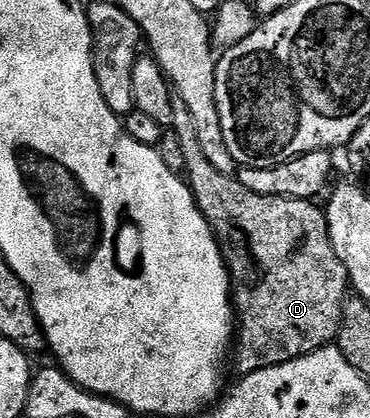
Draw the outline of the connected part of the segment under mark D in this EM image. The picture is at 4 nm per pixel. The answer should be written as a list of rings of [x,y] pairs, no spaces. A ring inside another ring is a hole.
[[[173,95],[173,131],[180,139],[182,153],[185,154],[185,179],[191,186],[191,192],[195,196],[197,206],[201,214],[209,222],[209,226],[215,232],[215,238],[219,242],[219,248],[223,251],[223,258],[227,261],[227,271],[231,273],[231,295],[233,297],[233,307],[237,313],[237,335],[233,341],[233,360],[235,356],[235,368],[239,374],[265,370],[269,366],[281,366],[285,362],[293,362],[305,354],[313,354],[317,350],[328,347],[338,337],[339,327],[343,321],[343,308],[349,299],[349,281],[345,262],[337,258],[337,250],[333,250],[333,242],[329,238],[329,226],[327,225],[327,213],[322,207],[318,208],[315,200],[298,200],[297,198],[285,198],[284,196],[266,196],[265,194],[253,194],[235,176],[226,176],[205,158],[205,153],[201,150],[201,142],[197,142],[197,129],[193,127],[193,118],[189,114],[185,102],[181,102],[179,96]]]

